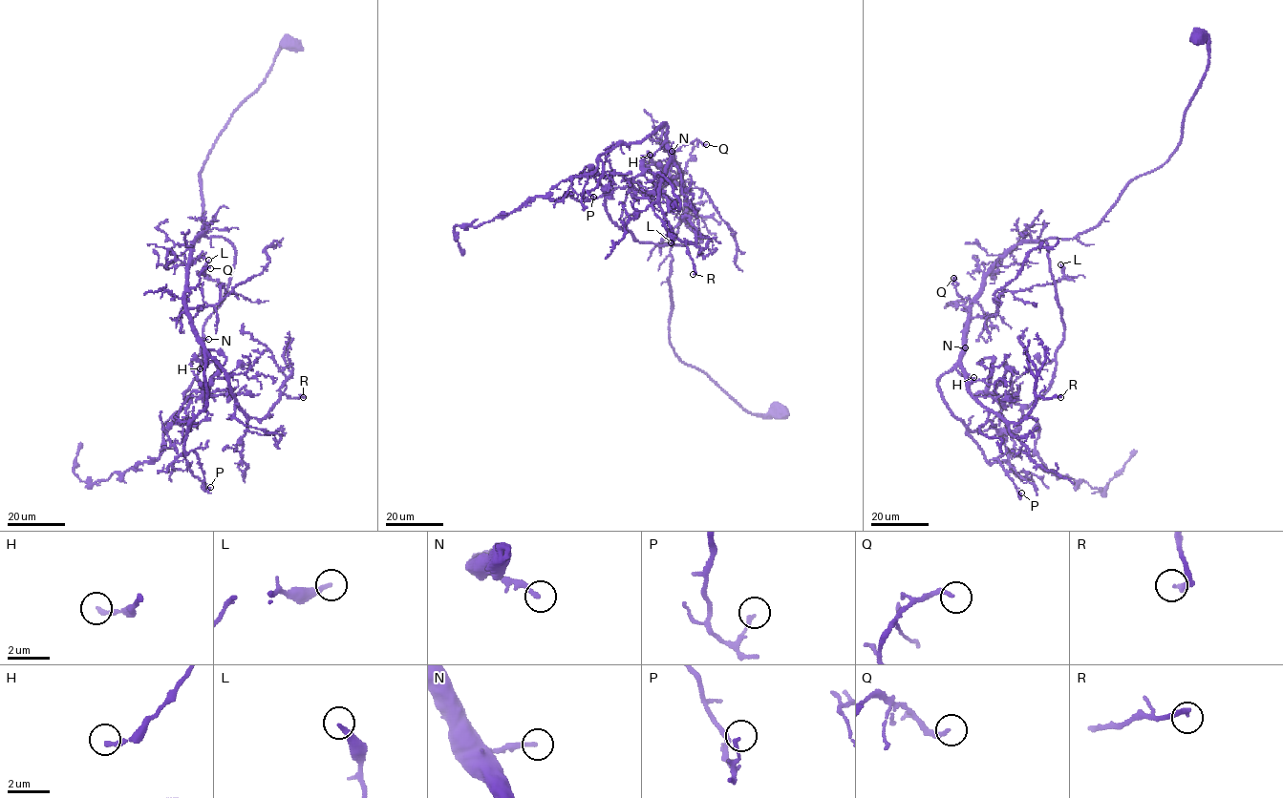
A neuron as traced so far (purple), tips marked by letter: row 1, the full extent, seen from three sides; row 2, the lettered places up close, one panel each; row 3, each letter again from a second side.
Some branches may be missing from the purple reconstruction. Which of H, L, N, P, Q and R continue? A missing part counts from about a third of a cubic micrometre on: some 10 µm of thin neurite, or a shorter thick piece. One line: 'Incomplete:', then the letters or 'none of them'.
Incomplete: H, N

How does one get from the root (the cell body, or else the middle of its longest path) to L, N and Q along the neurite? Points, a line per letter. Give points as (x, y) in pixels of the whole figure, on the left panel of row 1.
L: (288, 43), (199, 175), (204, 224), (190, 248), (188, 308), (220, 301), (224, 283), (205, 276), (208, 260)
N: (288, 43), (265, 82), (234, 111), (199, 175), (204, 224), (190, 248), (184, 305), (197, 335), (208, 339)
Q: (288, 43), (265, 82), (234, 111), (199, 175), (204, 224), (190, 248), (188, 290), (210, 268)

